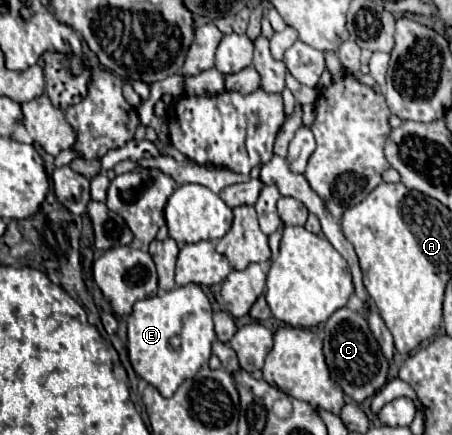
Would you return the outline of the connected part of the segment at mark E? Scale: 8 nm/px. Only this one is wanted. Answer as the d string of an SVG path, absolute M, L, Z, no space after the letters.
M196 283L136 301L128 319L130 363L136 375L154 385L164 397L172 397L184 379L192 379L192 375L208 363L214 339L212 307Z

